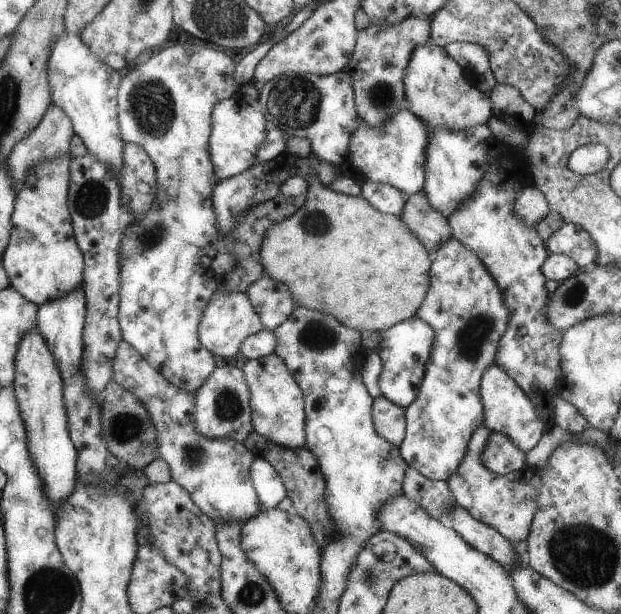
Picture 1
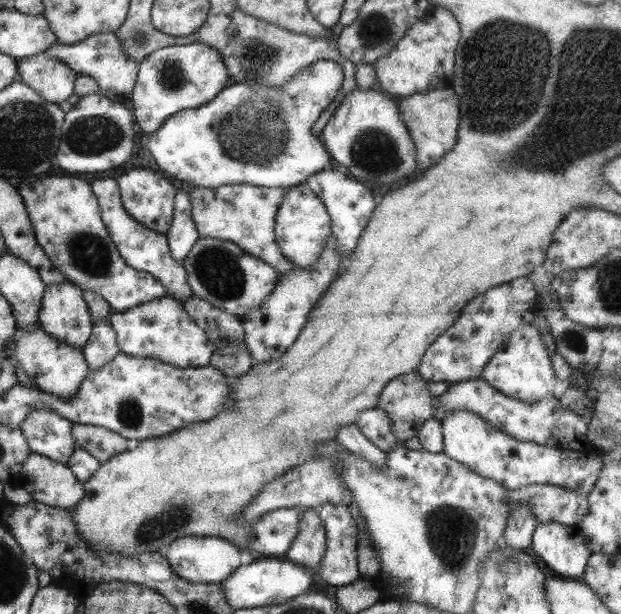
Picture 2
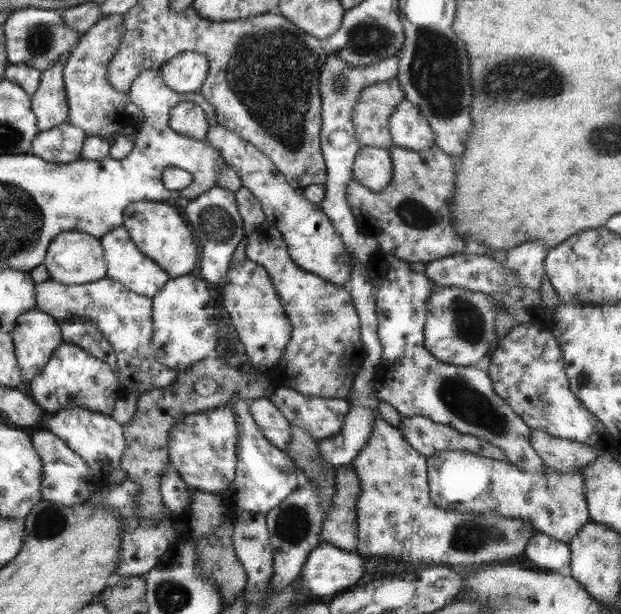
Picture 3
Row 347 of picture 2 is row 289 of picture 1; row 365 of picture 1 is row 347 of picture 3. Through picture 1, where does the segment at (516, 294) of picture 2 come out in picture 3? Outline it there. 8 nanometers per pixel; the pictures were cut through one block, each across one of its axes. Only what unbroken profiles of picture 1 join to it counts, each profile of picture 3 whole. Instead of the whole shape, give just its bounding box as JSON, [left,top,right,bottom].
[423,287,495,366]

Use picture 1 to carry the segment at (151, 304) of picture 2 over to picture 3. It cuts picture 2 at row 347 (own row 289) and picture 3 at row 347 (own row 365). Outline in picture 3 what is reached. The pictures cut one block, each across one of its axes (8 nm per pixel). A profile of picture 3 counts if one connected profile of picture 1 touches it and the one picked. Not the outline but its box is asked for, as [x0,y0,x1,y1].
[151,275,217,371]

